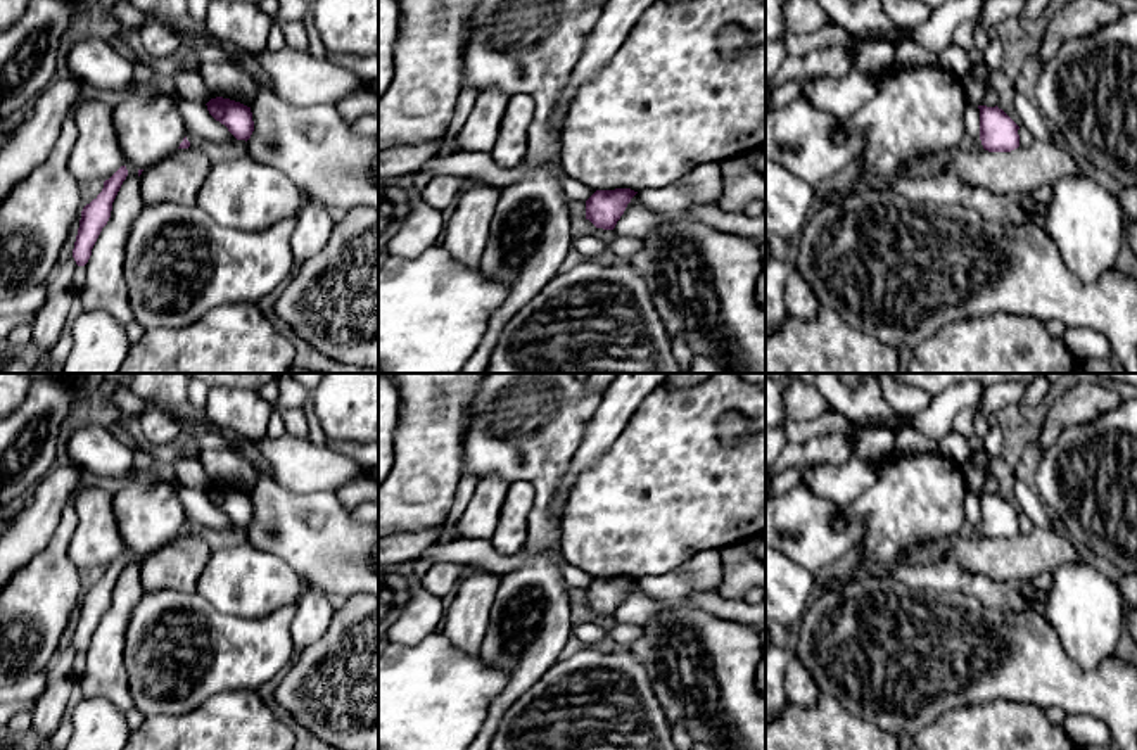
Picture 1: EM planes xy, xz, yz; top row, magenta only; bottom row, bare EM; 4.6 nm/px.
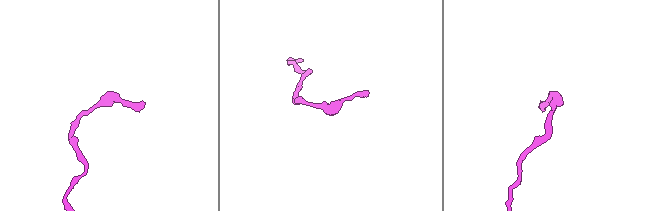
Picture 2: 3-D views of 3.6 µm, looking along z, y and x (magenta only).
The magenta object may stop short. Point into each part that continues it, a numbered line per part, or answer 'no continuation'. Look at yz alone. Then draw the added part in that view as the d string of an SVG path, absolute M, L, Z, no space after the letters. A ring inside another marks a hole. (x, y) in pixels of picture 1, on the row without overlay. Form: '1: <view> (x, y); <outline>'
no continuation

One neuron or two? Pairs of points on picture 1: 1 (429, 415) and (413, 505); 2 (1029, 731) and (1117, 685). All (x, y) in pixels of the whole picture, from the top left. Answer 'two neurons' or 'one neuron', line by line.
1: one neuron
2: two neurons

